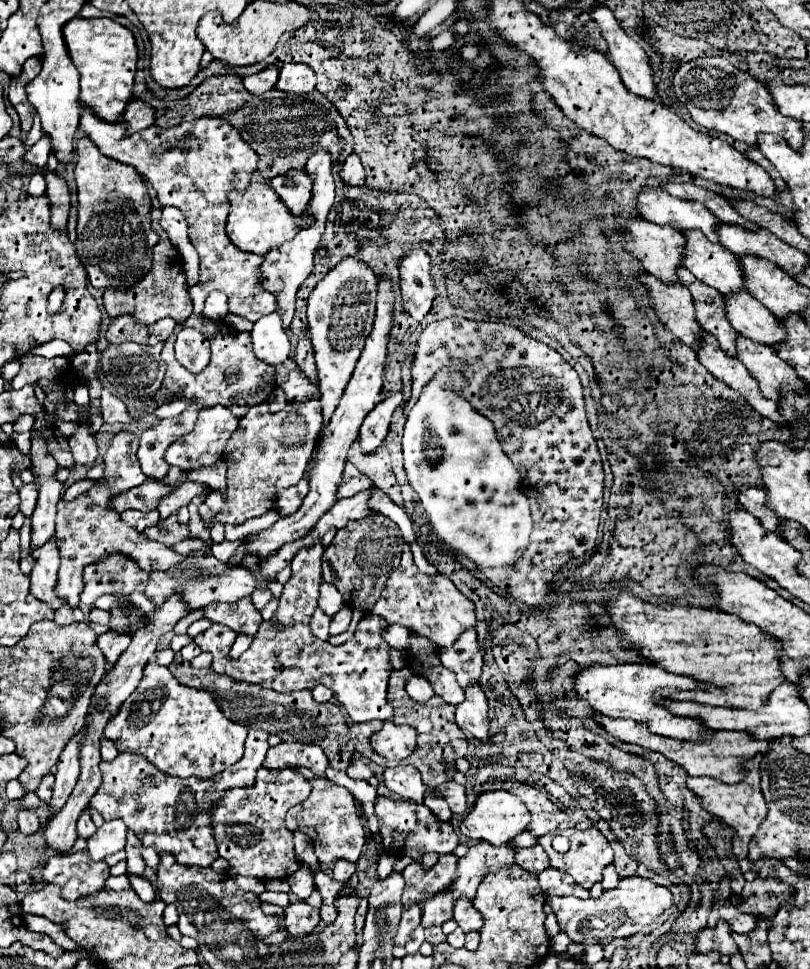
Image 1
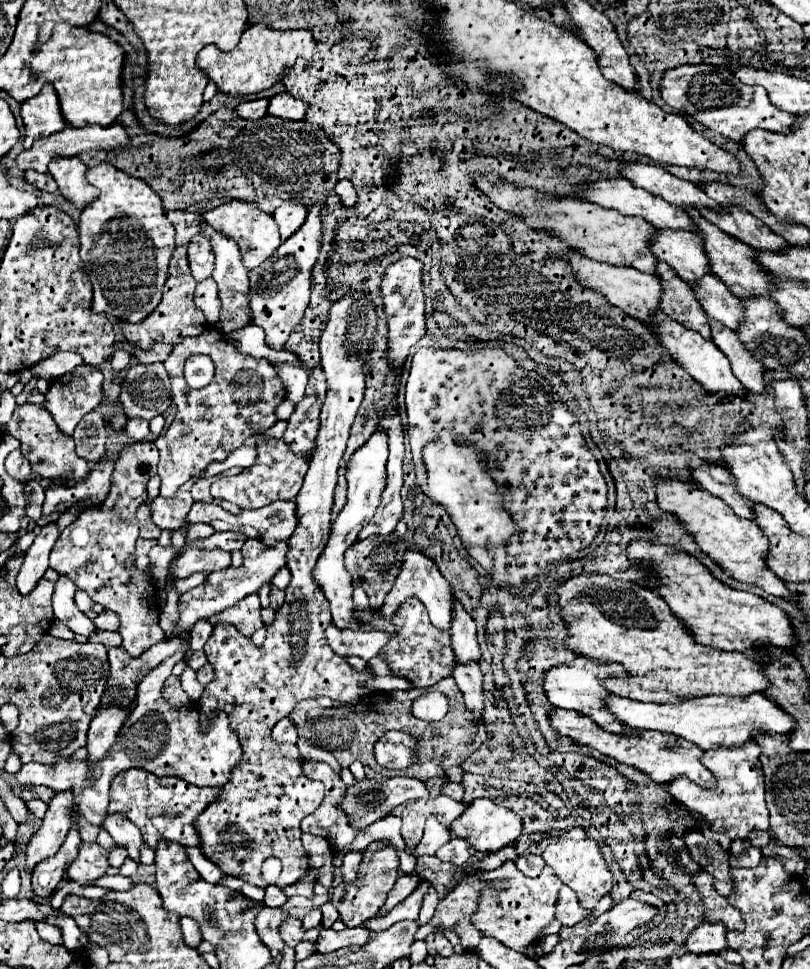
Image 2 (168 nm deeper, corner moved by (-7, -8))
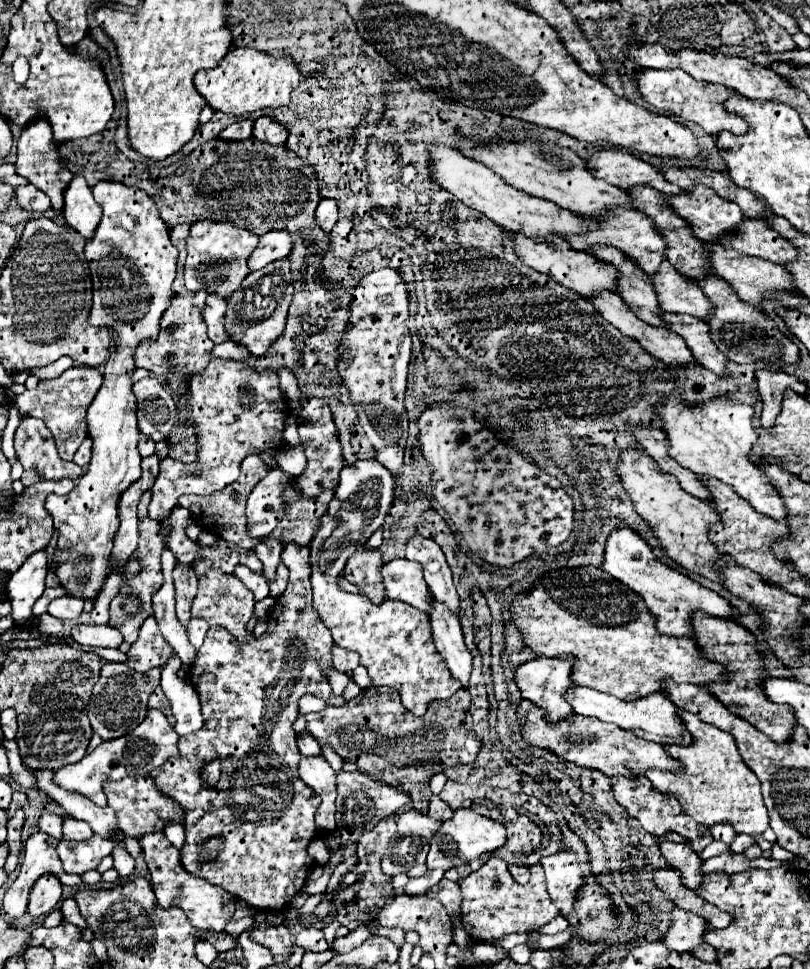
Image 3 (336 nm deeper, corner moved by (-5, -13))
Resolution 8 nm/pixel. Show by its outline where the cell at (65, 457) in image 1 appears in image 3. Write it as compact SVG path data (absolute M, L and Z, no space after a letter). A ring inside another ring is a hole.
M23 418L21 420L21 424L15 432L15 452L17 452L17 458L23 464L23 470L25 470L23 476L21 476L21 482L25 486L37 484L41 480L61 480L61 478L77 480L83 474L83 468L77 466L75 462L61 460L61 456L57 454L57 448L55 448L53 434L45 426L45 422L37 420L37 418Z

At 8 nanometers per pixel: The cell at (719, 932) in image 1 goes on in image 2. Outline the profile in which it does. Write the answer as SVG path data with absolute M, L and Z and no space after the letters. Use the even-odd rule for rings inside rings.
M701 921L687 937L685 945L695 953L713 953L725 947L725 927L721 923Z

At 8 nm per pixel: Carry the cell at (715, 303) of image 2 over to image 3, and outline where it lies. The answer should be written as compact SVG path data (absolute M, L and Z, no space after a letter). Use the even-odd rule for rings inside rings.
M665 262L661 266L661 272L653 276L653 282L663 310L677 314L691 314L701 320L713 318L715 306L705 296L703 288L695 280L689 280L683 274L679 274L669 262Z

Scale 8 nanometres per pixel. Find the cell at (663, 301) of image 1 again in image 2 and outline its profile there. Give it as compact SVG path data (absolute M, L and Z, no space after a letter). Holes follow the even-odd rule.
M571 251L565 255L569 265L571 265L571 273L575 275L575 279L579 279L579 283L587 289L593 289L597 293L601 293L611 305L623 309L629 317L635 317L639 321L649 321L649 313L653 309L659 307L659 299L661 299L661 281L651 275L651 273L643 273L643 271L635 271L633 267L623 267L623 265L609 265L609 263L599 263L593 259L583 257L577 251Z

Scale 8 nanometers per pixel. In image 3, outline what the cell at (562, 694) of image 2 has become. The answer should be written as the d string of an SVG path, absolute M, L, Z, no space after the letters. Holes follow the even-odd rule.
M537 656L525 664L521 664L515 672L515 682L523 694L523 698L535 702L537 706L547 710L547 716L553 724L559 724L561 720L569 718L573 714L573 706L565 700L567 690L573 686L571 680L571 670L573 670L575 658L567 656L567 658L547 658L547 656Z

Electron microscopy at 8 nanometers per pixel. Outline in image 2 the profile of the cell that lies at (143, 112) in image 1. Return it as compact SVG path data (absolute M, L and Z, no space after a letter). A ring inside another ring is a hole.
M67 125L63 131L51 135L51 137L45 137L45 139L39 139L33 143L31 149L23 151L17 155L17 167L21 171L27 171L27 169L33 169L33 171L39 171L39 173L45 173L47 171L47 165L51 159L59 159L59 157L71 157L71 155L77 155L79 151L83 149L113 149L115 145L127 145L129 139L127 139L127 133L125 133L125 127L123 125L111 125L111 127L99 127L99 125L87 125L87 127L71 127Z

